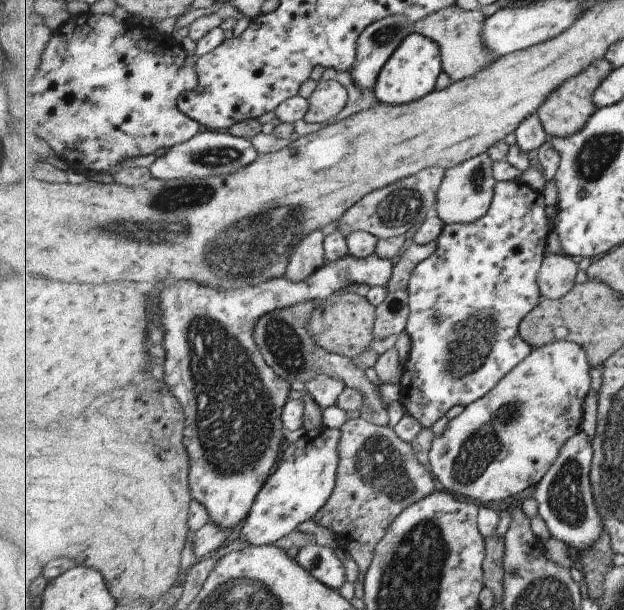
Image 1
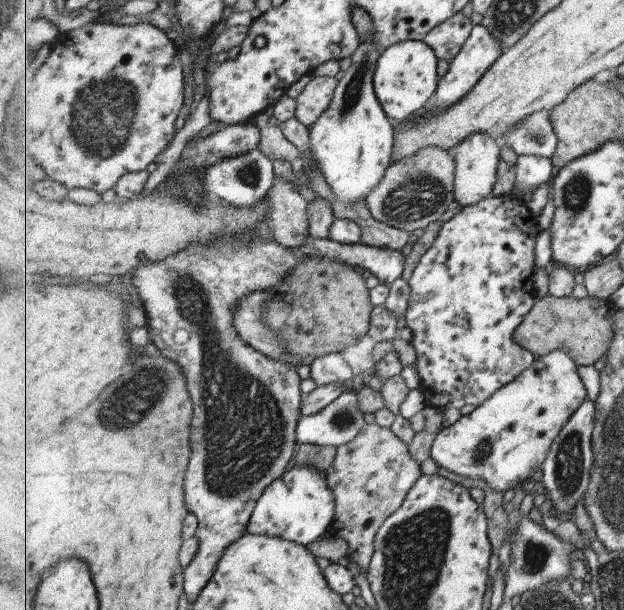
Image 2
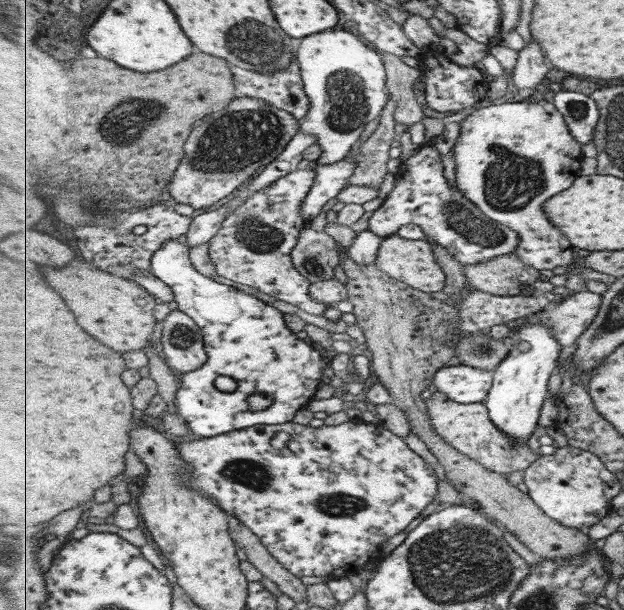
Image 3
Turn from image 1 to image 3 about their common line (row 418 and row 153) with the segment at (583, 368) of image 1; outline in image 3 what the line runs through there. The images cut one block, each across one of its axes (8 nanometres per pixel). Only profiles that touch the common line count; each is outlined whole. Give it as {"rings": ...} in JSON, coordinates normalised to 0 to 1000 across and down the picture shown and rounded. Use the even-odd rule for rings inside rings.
{"rings":[[[869,164],[862,167],[840,167],[840,166],[819,166],[803,170],[788,170],[787,174],[771,175],[761,179],[753,189],[747,190],[737,200],[736,223],[726,238],[726,251],[729,256],[731,275],[731,302],[736,305],[736,311],[747,320],[747,323],[761,333],[772,346],[790,361],[800,362],[803,367],[827,377],[833,384],[833,402],[825,416],[841,428],[841,433],[849,433],[853,438],[861,438],[864,443],[886,443],[893,436],[920,436],[929,428],[923,420],[921,403],[915,400],[913,389],[905,387],[881,361],[881,356],[875,352],[873,334],[886,325],[889,318],[899,318],[902,311],[909,311],[920,305],[921,295],[926,289],[931,289],[931,262],[936,259],[933,236],[920,225],[913,215],[913,205],[909,203],[907,192],[891,175],[888,167],[878,167]]]}

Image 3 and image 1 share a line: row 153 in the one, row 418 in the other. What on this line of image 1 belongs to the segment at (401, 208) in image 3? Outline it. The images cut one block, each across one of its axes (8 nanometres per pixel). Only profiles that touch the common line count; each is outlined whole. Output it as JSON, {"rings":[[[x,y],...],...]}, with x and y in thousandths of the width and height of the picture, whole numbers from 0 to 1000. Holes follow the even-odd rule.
{"rings":[[[800,297],[793,305],[793,320],[785,348],[768,362],[753,367],[731,366],[716,369],[707,389],[700,393],[702,407],[697,416],[684,423],[665,439],[654,472],[657,480],[657,521],[651,546],[660,557],[660,572],[655,587],[646,603],[647,616],[643,626],[643,648],[639,656],[649,667],[647,672],[663,684],[676,702],[691,702],[707,682],[713,682],[723,669],[740,664],[744,669],[776,652],[796,630],[821,610],[832,597],[837,597],[856,577],[856,572],[833,551],[833,533],[838,525],[864,502],[864,489],[869,480],[862,466],[862,454],[869,444],[869,431],[877,410],[877,390],[883,380],[880,356],[875,351],[873,325],[854,308],[838,302],[835,297],[808,298]]]}

